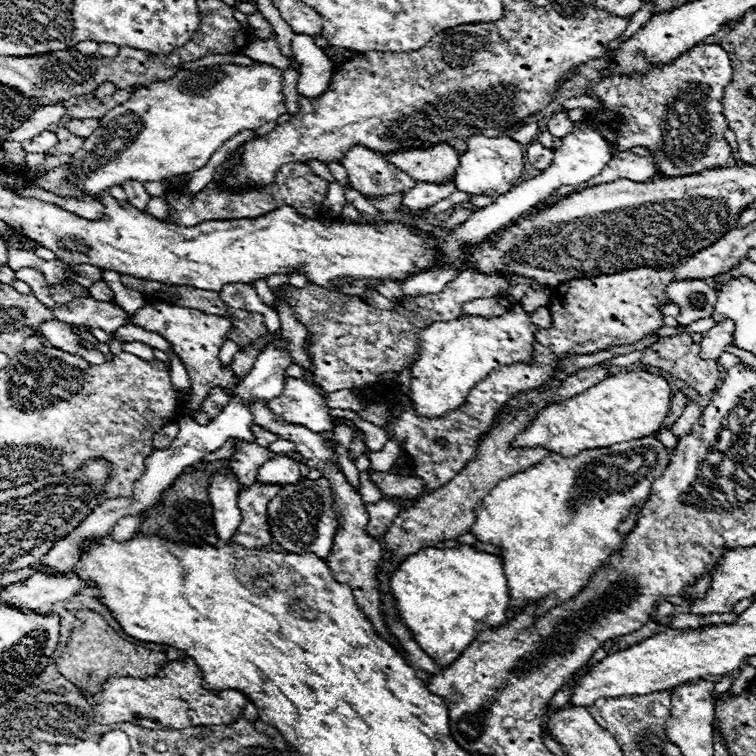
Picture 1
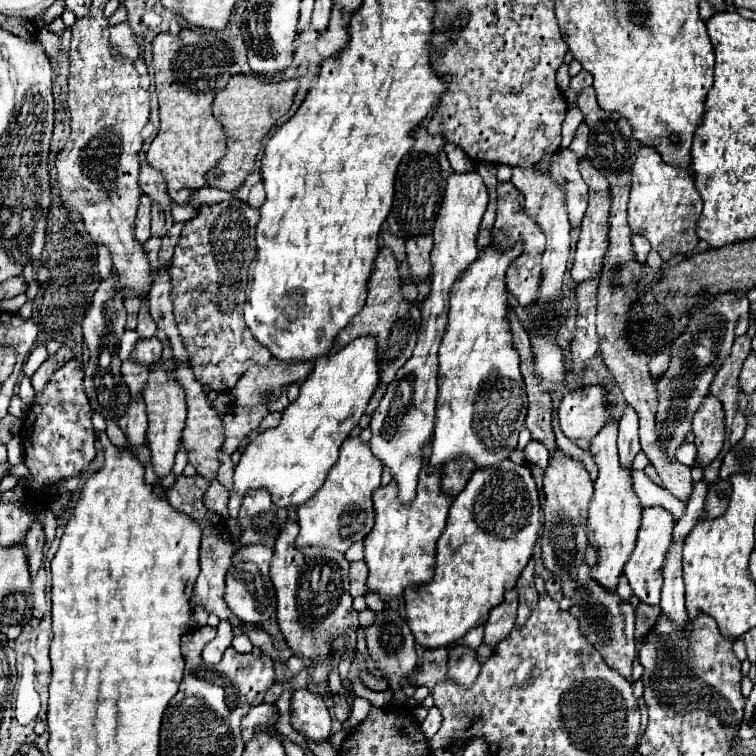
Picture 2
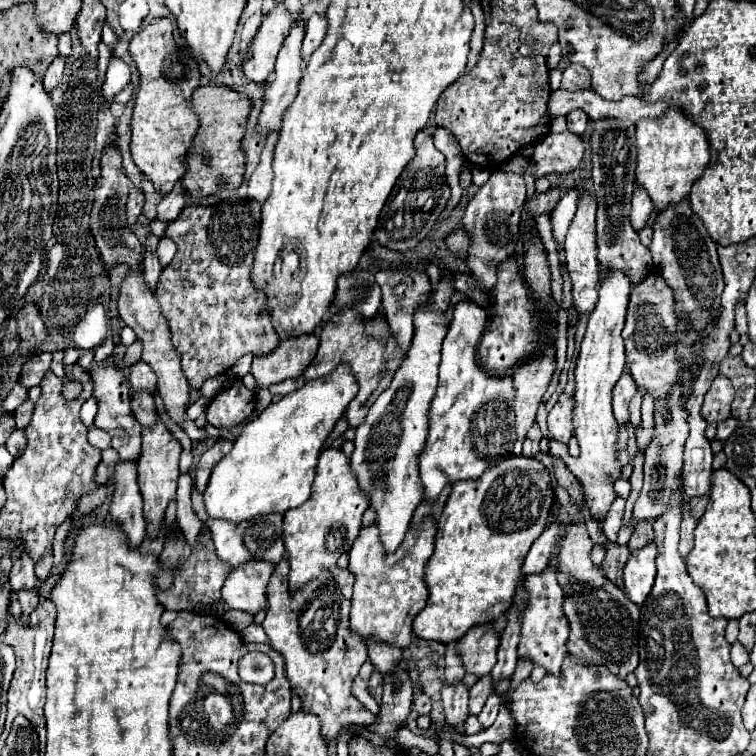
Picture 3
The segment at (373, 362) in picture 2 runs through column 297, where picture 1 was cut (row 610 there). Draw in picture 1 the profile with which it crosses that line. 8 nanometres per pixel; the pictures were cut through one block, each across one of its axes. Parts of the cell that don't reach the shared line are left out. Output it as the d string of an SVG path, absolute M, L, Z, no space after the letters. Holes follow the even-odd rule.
M472 546L422 548L412 556L406 556L398 570L392 572L390 588L394 592L400 616L404 624L410 628L412 638L438 666L452 664L476 640L476 636L482 630L490 630L508 620L506 610L510 594L504 576L504 560L496 554L480 552Z

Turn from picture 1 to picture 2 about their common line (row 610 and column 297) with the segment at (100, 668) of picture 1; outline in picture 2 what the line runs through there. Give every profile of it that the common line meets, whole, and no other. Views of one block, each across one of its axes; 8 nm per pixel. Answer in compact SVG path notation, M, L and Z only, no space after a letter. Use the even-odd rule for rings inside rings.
M244 74L230 78L228 88L216 94L214 98L214 114L228 134L228 154L220 160L220 166L216 166L212 174L208 174L208 186L234 192L244 184L246 176L252 174L254 170L254 160L264 136L278 122L278 114L282 116L290 110L296 92L298 92L296 78L286 78L280 82Z

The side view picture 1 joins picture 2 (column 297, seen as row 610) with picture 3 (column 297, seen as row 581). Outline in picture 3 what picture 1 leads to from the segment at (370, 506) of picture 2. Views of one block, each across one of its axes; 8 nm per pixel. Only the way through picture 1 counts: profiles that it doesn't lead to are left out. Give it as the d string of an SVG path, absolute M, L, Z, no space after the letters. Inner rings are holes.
M326 448L318 458L310 500L284 512L282 540L290 562L290 594L294 594L300 586L308 584L318 574L336 566L340 554L350 550L358 536L360 520L368 508L368 500L364 498L364 492L358 490L358 482L348 462L350 460L342 454L342 450Z

